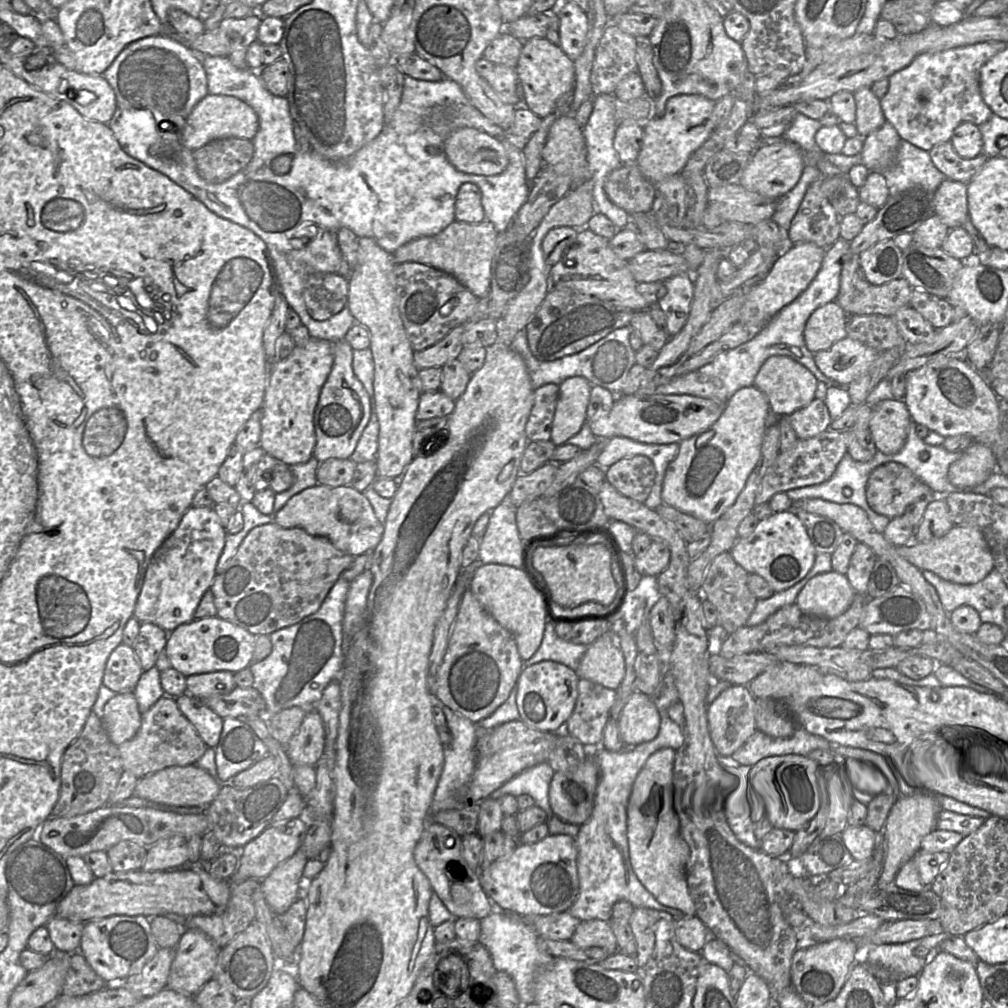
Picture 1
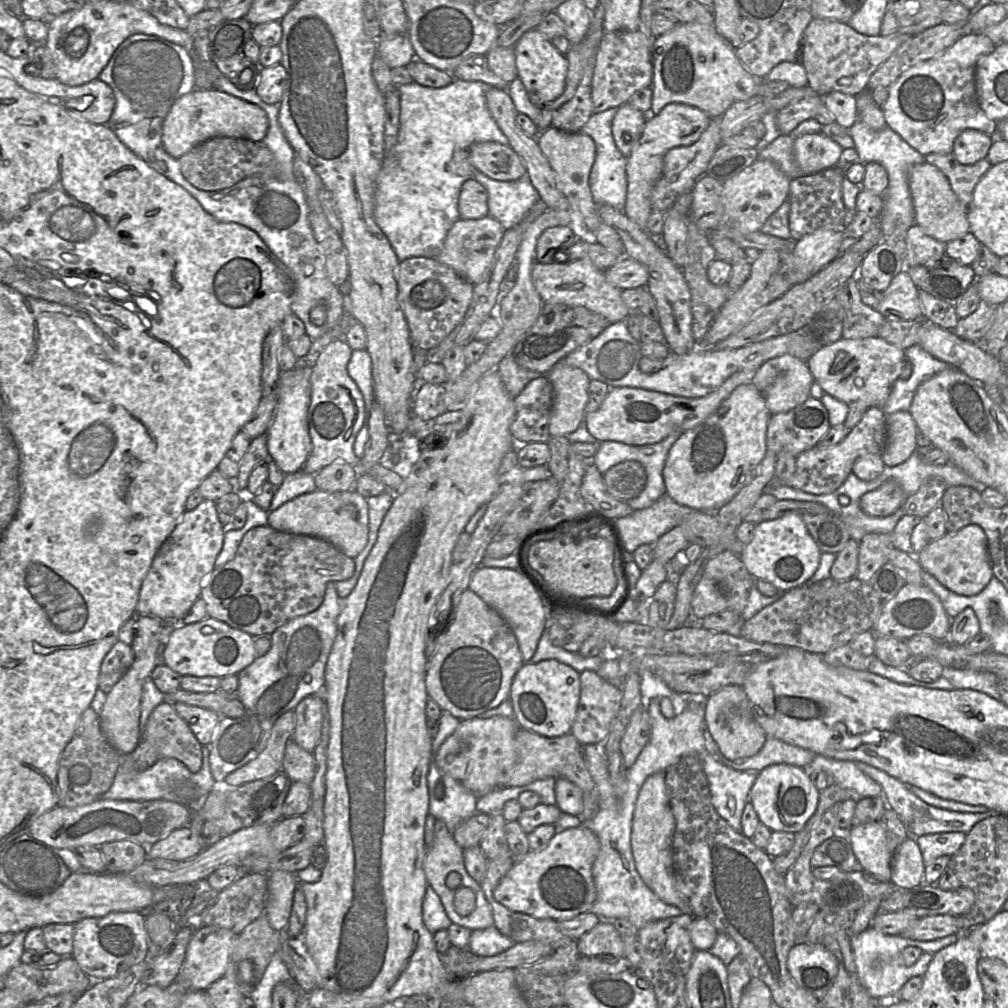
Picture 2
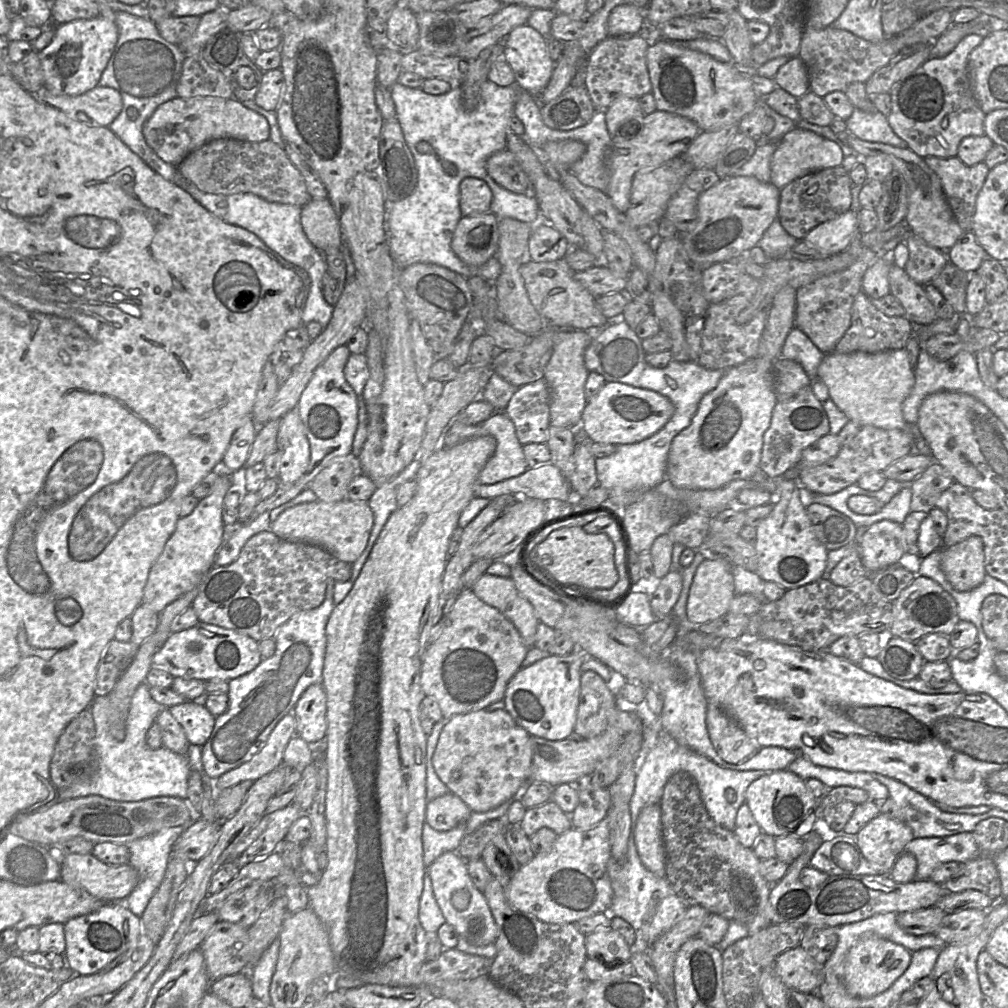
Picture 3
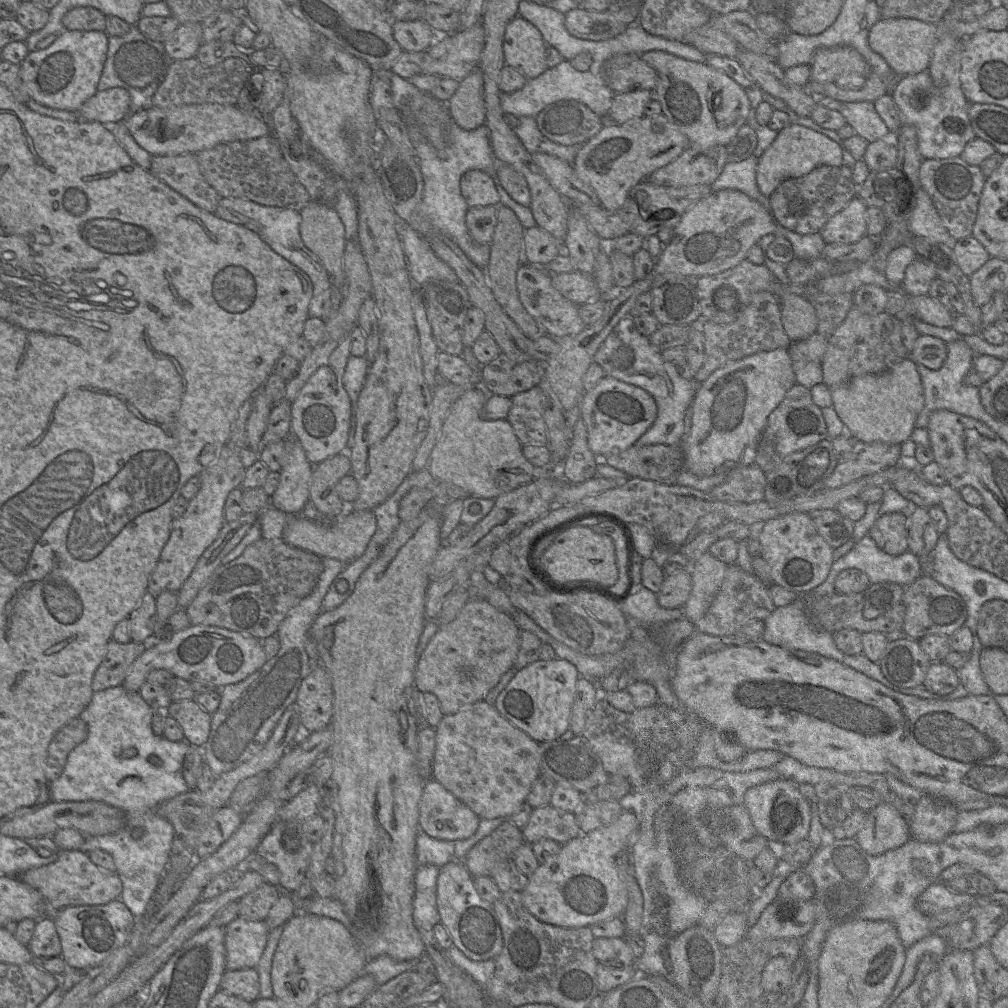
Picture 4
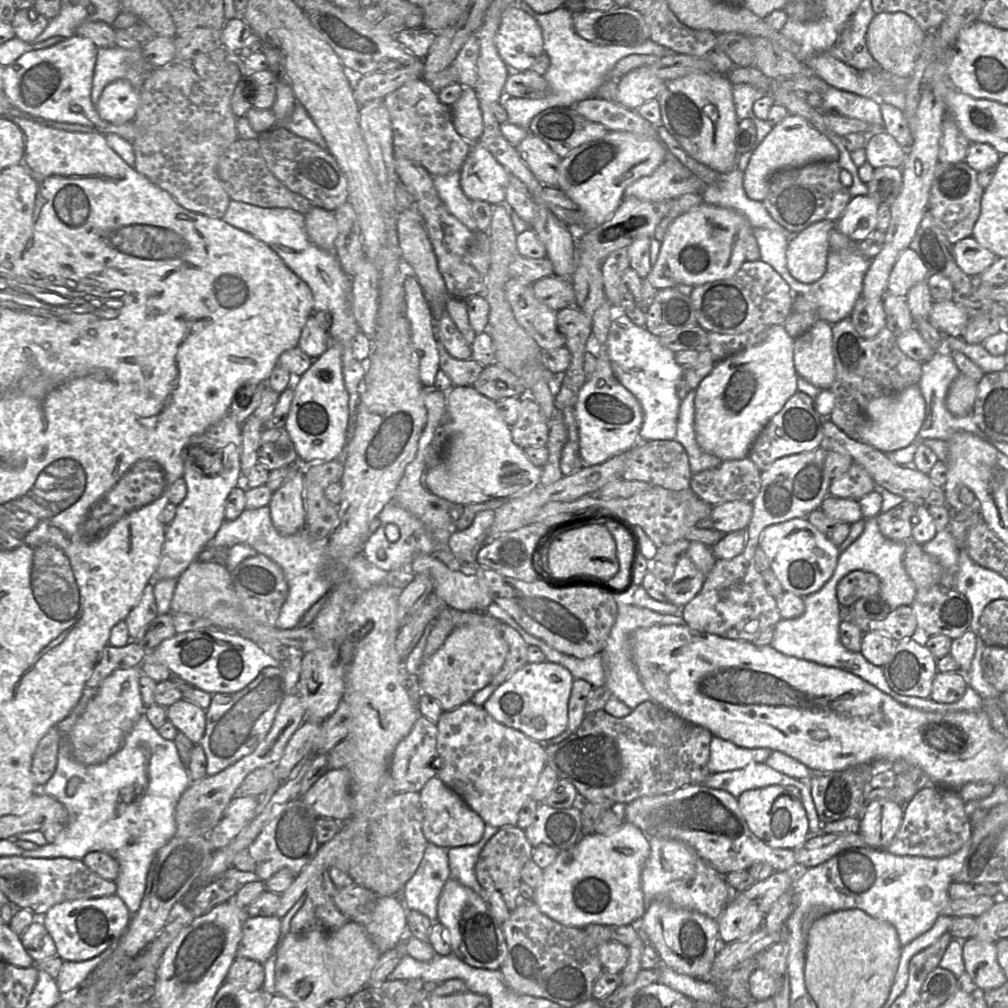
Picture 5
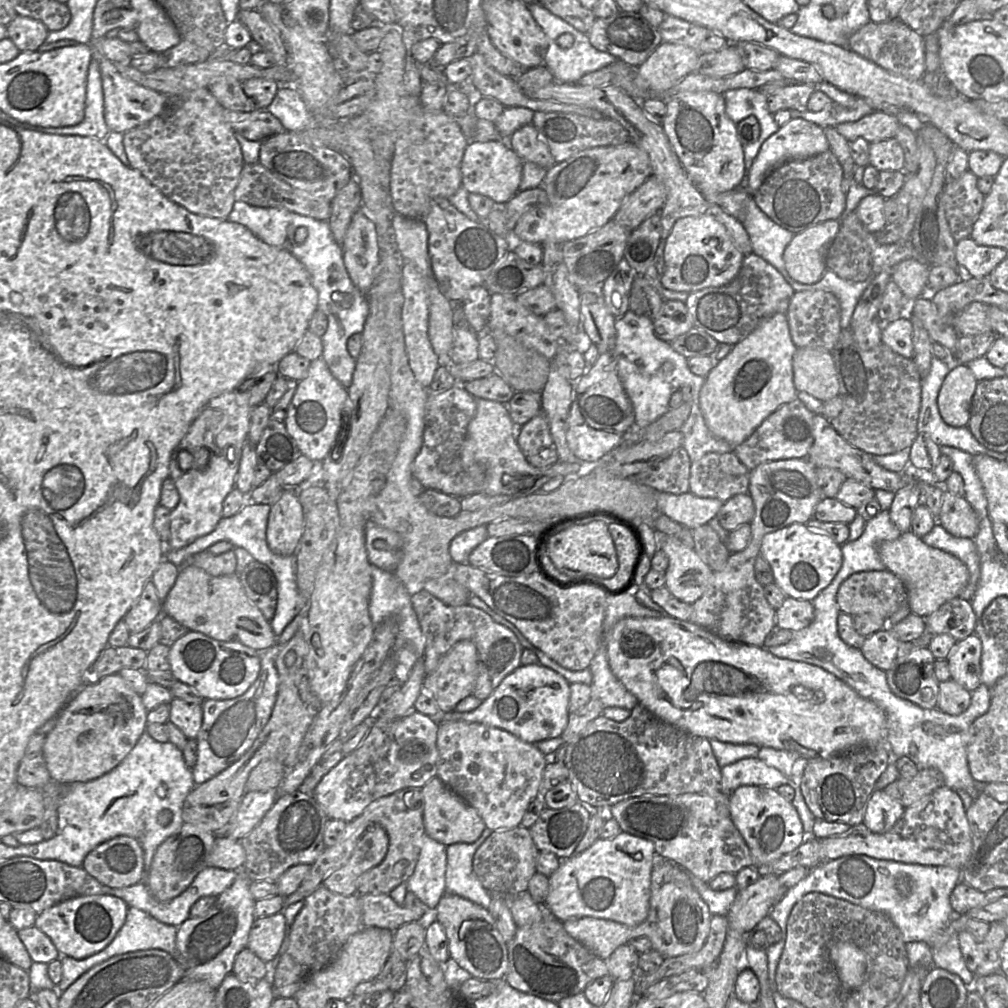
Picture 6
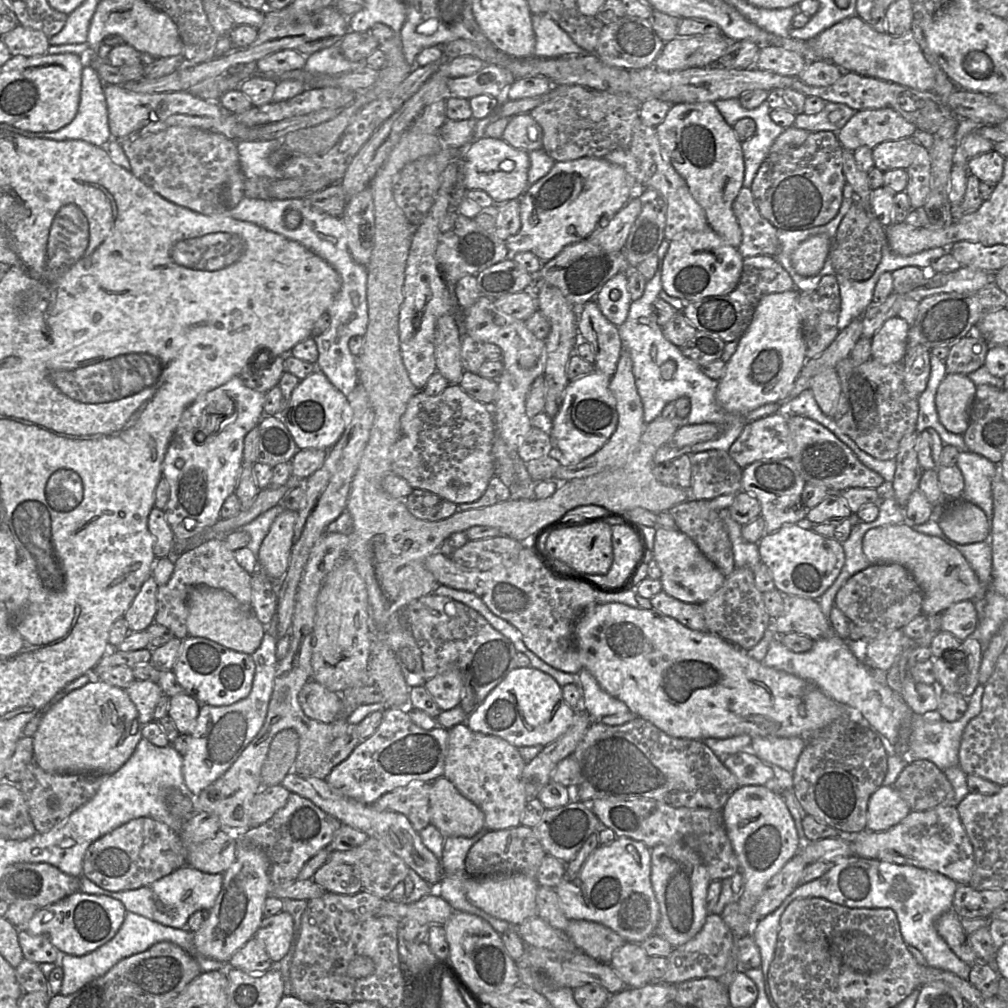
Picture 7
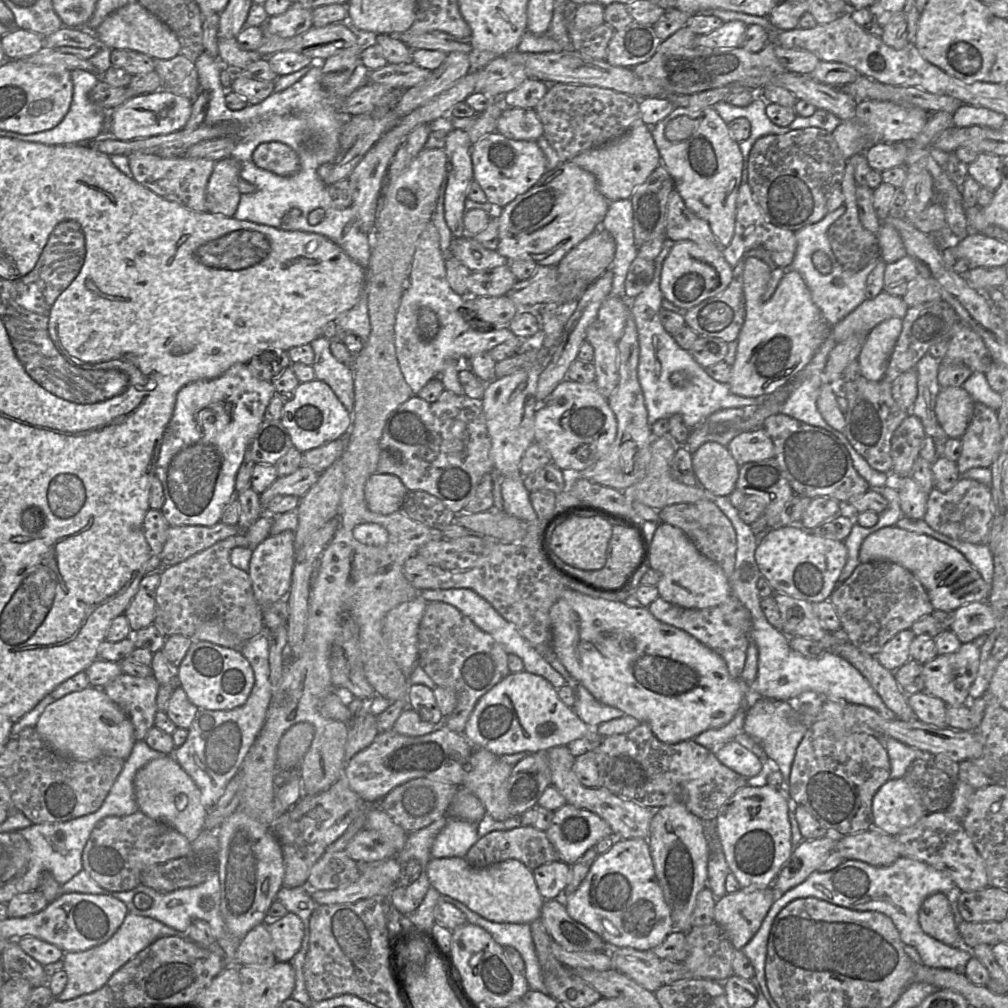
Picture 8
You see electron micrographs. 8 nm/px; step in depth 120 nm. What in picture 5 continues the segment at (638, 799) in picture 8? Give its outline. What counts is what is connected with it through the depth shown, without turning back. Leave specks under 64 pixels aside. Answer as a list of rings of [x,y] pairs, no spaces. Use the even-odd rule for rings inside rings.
[[[650,699],[639,704],[630,715],[623,718],[614,717],[608,714],[604,709],[587,714],[579,728],[571,733],[570,737],[560,743],[548,745],[545,747],[545,751],[547,754],[547,766],[556,772],[559,779],[567,780],[575,786],[579,793],[581,805],[583,804],[583,801],[596,802],[608,799],[615,802],[616,805],[627,805],[641,797],[669,794],[690,785],[703,785],[706,779],[711,775],[708,763],[710,758],[710,742],[712,738],[713,734],[708,729],[680,718]]]

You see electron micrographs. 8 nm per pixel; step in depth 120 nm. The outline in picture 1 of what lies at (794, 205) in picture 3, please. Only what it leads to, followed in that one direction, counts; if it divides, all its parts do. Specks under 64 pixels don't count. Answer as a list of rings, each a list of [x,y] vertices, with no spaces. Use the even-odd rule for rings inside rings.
[[[823,178],[808,187],[788,229],[789,246],[813,242],[827,249],[840,238],[839,216],[821,190]]]

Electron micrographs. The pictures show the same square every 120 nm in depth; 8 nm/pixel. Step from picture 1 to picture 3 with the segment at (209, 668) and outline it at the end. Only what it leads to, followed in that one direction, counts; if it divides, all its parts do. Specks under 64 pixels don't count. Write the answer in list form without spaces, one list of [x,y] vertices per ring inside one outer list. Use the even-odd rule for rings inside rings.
[[[198,621],[193,627],[172,632],[154,653],[152,666],[163,668],[173,677],[229,681],[252,671],[262,660],[258,641],[231,629]]]

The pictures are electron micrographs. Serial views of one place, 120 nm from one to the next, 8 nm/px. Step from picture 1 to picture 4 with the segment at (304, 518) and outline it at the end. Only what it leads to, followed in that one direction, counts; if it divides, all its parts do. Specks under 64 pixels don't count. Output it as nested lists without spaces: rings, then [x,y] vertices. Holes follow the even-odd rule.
[[[347,507],[342,515],[327,525],[320,525],[307,519],[292,519],[284,528],[283,540],[293,547],[321,558],[333,558],[350,563],[363,555],[375,531],[376,517],[372,510],[355,510]]]

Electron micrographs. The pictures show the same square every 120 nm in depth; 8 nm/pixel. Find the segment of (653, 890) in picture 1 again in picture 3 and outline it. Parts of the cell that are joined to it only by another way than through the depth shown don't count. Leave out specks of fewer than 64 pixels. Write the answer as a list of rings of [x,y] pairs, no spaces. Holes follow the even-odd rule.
[[[660,804],[646,806],[640,812],[635,828],[635,843],[645,868],[658,877],[665,877],[665,846]]]

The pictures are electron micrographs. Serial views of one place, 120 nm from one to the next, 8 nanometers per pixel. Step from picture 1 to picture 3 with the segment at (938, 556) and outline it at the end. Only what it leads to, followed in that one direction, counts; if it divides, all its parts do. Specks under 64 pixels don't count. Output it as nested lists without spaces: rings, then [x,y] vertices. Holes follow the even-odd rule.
[[[970,536],[953,546],[943,546],[941,569],[951,586],[959,592],[979,586],[986,575],[982,539]]]

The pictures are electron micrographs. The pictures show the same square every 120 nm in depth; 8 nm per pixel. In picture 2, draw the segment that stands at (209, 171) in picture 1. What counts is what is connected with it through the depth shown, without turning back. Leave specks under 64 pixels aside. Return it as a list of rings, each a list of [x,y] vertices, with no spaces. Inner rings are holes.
[[[215,137],[194,147],[178,160],[184,178],[194,187],[204,191],[223,190],[248,177],[273,179],[277,175],[275,156],[263,141]]]

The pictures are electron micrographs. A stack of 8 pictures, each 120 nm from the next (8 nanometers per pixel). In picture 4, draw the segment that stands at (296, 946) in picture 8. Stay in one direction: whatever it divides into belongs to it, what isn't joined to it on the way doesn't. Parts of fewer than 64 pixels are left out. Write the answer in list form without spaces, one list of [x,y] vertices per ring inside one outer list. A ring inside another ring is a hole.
[[[237,917],[225,927],[226,970],[255,968],[269,935],[264,920]]]

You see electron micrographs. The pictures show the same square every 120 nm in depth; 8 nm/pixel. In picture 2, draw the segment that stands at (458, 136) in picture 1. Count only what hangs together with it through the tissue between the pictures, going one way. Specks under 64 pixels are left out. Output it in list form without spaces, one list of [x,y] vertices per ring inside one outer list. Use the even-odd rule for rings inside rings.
[[[496,142],[472,144],[469,161],[481,173],[498,181],[514,181],[527,174],[519,155],[510,146]]]

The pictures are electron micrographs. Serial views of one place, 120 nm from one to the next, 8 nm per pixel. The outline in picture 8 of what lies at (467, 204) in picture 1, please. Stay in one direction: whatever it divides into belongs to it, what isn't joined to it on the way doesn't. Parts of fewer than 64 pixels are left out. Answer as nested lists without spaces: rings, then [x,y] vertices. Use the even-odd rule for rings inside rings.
[[[493,132],[471,149],[473,178],[484,191],[487,201],[503,208],[526,193],[548,172],[546,157],[537,141],[517,141]]]

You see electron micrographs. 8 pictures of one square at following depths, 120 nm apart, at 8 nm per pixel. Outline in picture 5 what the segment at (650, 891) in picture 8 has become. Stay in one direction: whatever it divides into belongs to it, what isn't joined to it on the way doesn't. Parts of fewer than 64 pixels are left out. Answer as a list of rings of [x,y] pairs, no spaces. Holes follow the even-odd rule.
[[[623,822],[620,827],[606,834],[584,834],[571,848],[559,851],[557,859],[543,870],[541,883],[534,889],[534,903],[549,918],[570,927],[629,925],[637,922],[645,913],[641,873],[650,856],[648,838],[629,822]]]

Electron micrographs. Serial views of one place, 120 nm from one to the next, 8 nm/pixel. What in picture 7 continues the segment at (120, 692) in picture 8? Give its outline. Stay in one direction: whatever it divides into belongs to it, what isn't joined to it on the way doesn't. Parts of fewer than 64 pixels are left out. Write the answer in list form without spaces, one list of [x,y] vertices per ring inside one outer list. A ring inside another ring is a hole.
[[[134,679],[124,690],[136,706],[140,723],[153,721],[156,704],[163,694],[161,687],[156,682]]]

